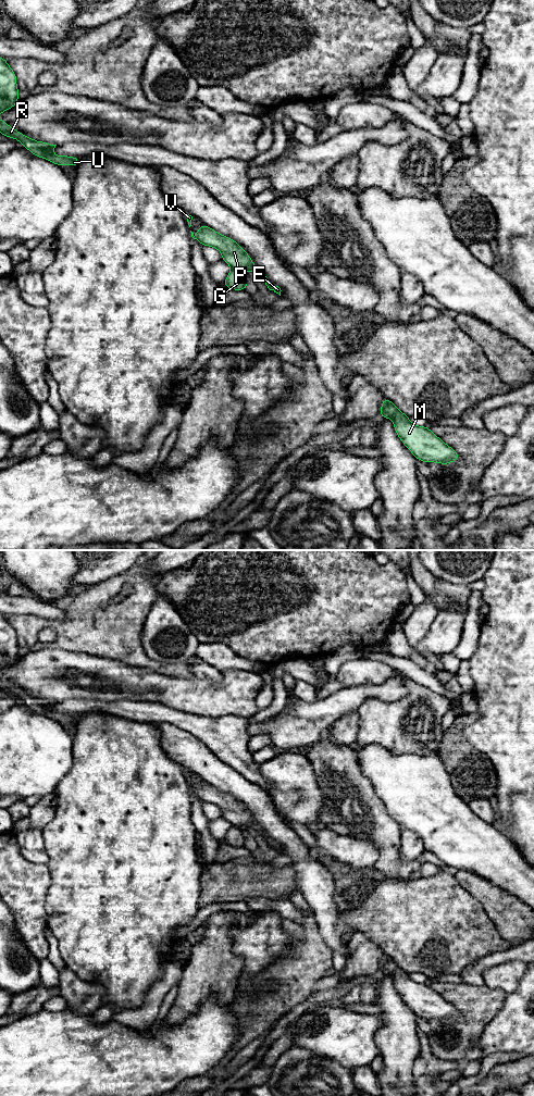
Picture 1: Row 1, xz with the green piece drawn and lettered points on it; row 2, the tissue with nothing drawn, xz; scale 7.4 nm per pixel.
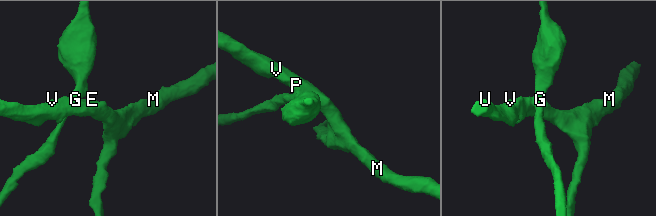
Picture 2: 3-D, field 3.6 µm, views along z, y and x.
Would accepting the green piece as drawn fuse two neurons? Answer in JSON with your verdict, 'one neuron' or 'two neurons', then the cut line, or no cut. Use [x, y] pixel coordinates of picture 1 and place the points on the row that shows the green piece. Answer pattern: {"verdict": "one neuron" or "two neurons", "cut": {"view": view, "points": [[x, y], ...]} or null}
{"verdict": "two neurons", "cut": {"view": "xz", "points": [[233, 269], [238, 271]]}}

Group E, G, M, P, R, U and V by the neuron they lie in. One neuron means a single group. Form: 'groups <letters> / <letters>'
groups E M P R U V / G

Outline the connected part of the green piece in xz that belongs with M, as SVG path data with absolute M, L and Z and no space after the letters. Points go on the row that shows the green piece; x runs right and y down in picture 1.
M387 398L382 401L378 418L388 418L393 421L397 436L417 460L425 463L449 464L461 459L457 451L433 434L429 426L412 424L409 416Z

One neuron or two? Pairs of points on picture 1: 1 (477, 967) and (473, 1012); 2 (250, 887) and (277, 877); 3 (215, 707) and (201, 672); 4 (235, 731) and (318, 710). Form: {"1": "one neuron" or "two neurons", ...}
{"1": "two neurons", "2": "one neuron", "3": "two neurons", "4": "two neurons"}

